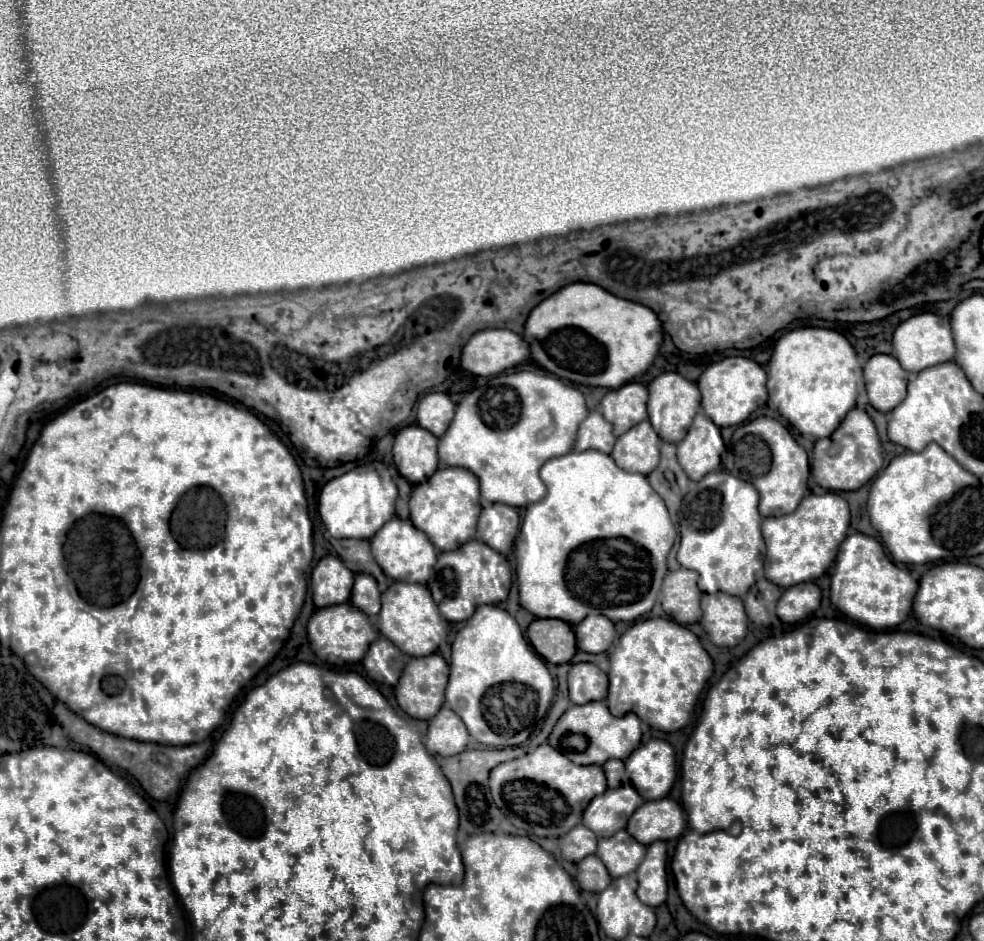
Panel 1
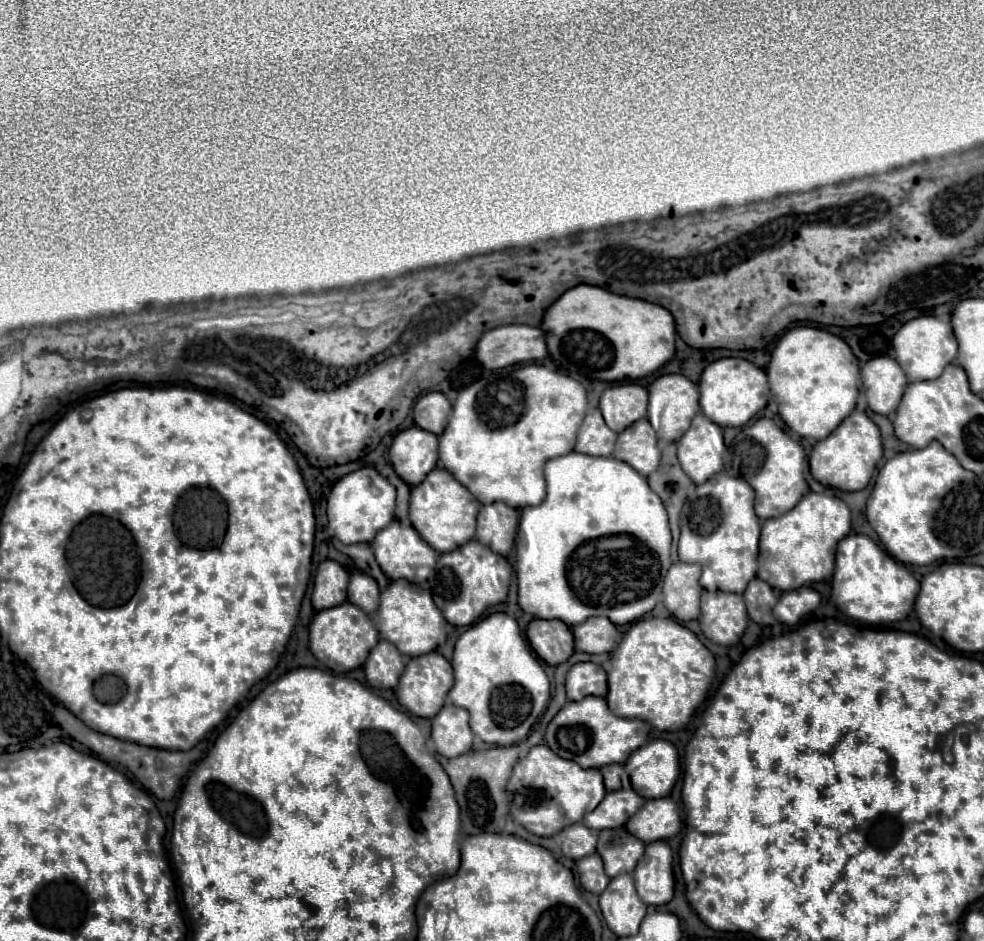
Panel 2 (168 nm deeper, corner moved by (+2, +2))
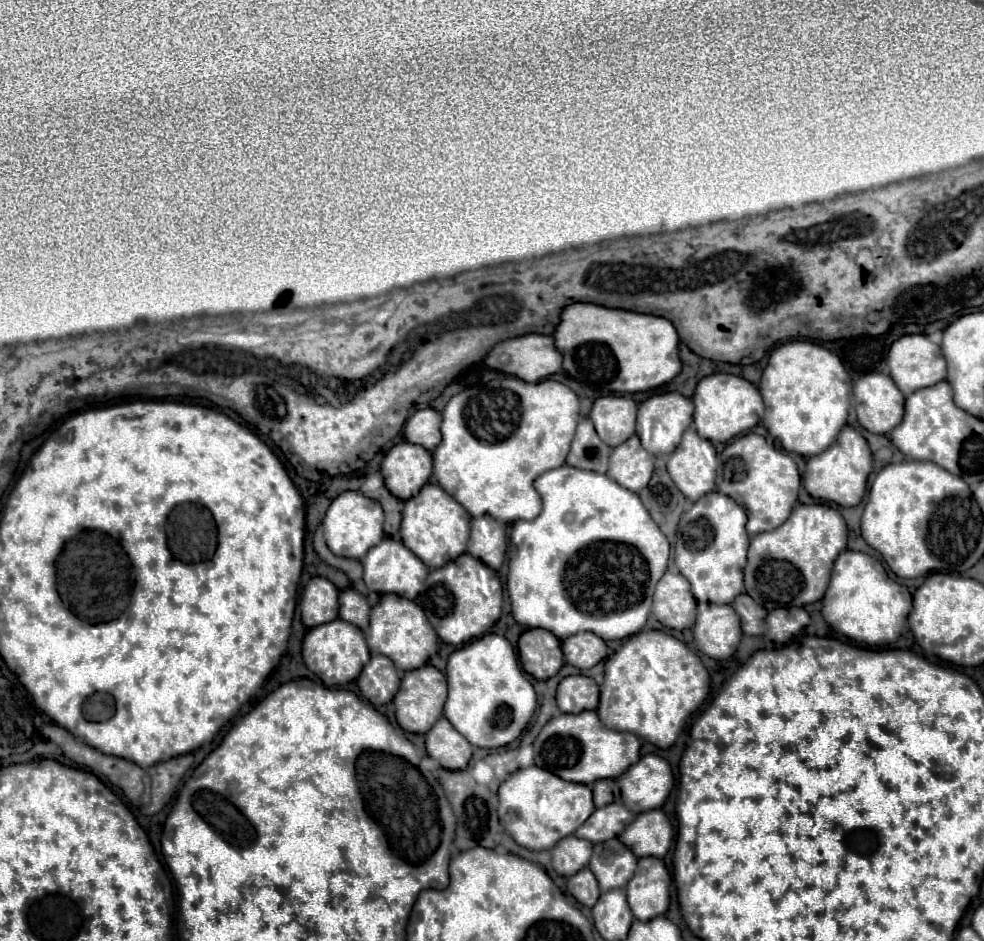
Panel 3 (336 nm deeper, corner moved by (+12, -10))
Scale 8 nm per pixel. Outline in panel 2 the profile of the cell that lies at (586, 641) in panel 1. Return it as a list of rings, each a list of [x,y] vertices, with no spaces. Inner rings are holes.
[[[588,618],[572,628],[575,651],[588,654],[612,652],[616,648],[616,626],[604,618]]]

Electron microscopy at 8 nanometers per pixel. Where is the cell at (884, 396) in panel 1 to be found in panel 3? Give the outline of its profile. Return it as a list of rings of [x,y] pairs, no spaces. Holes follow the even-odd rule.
[[[870,372],[854,382],[854,408],[862,428],[874,434],[888,434],[900,424],[904,414],[904,396],[890,376]]]

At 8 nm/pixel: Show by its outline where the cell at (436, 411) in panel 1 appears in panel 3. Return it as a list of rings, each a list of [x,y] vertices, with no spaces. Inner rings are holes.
[[[434,408],[416,410],[412,418],[408,418],[406,422],[404,436],[408,442],[420,444],[432,452],[440,442],[440,422],[442,422],[442,416]]]

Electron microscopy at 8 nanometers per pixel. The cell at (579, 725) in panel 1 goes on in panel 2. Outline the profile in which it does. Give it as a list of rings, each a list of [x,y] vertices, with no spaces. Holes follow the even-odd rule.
[[[586,696],[580,702],[568,702],[548,724],[546,746],[560,758],[574,760],[582,768],[602,768],[606,764],[624,764],[626,758],[646,742],[646,722],[614,716],[604,698]]]

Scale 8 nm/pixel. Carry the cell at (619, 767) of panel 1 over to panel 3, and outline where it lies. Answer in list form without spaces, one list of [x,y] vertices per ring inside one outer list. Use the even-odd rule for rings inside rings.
[[[600,779],[592,784],[592,792],[594,792],[594,804],[596,808],[606,806],[606,804],[613,803],[620,800],[621,791],[616,780]],[[612,790],[617,790],[617,797],[614,796]]]

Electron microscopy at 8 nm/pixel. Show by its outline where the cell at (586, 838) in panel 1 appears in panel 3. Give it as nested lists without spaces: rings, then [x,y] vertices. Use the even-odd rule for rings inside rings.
[[[576,836],[562,838],[552,850],[552,866],[560,876],[572,876],[580,868],[588,866],[592,856],[592,842]]]

